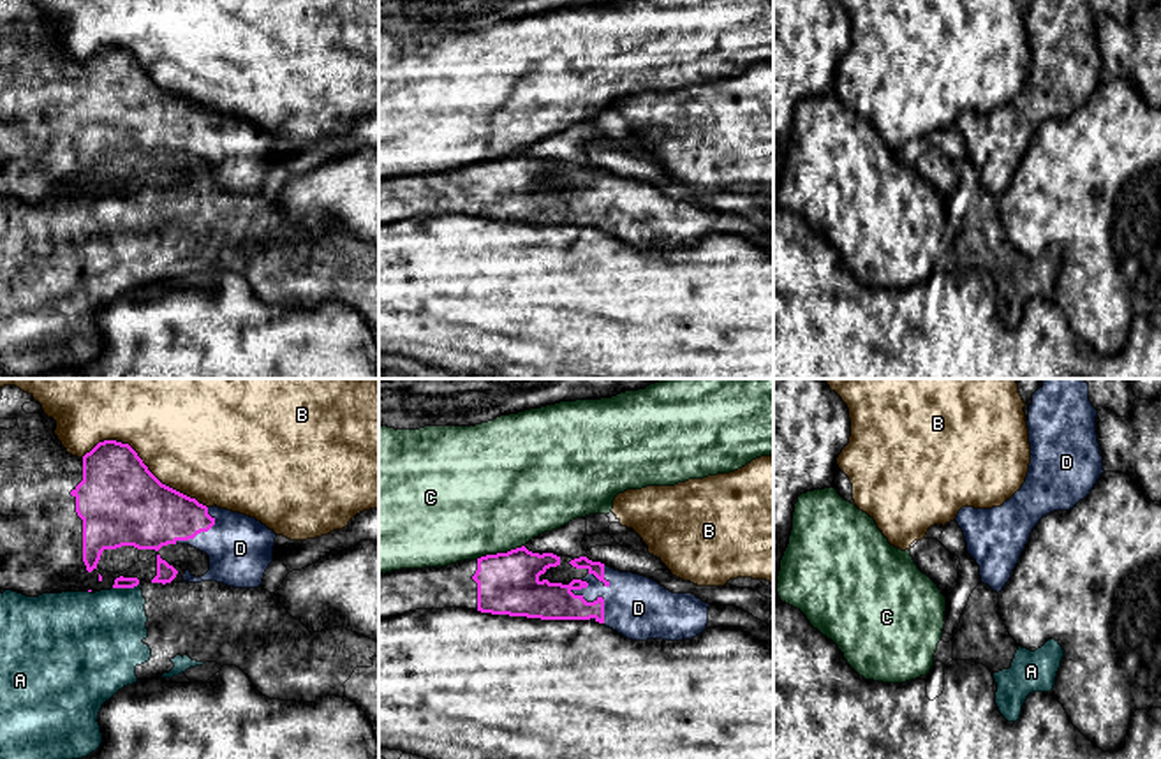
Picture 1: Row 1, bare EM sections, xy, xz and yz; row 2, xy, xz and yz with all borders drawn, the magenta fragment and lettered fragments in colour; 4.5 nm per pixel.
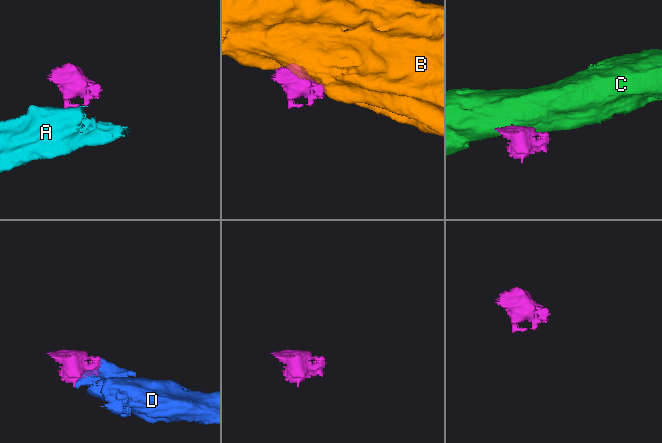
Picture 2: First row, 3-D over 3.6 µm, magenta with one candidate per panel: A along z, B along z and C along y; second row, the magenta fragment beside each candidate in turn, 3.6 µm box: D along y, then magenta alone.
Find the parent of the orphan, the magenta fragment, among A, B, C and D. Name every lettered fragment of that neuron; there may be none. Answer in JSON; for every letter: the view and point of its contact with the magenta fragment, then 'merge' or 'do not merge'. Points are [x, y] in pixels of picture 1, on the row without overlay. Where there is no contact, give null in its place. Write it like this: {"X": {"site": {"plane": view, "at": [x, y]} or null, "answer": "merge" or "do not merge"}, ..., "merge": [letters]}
{"A": {"site": {"plane": "xy", "at": [125, 192]}, "answer": "do not merge"}, "B": {"site": {"plane": "xy", "at": [143, 69]}, "answer": "do not merge"}, "C": {"site": {"plane": "xz", "at": [499, 159]}, "answer": "do not merge"}, "D": {"site": {"plane": "xz", "at": [589, 208]}, "answer": "merge"}, "merge": ["D"]}

